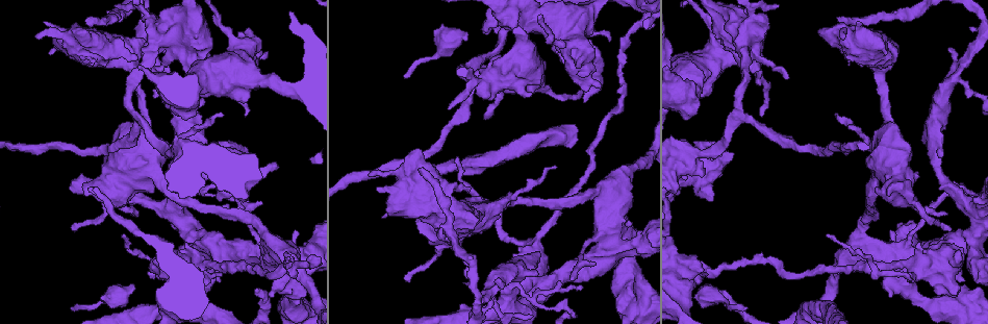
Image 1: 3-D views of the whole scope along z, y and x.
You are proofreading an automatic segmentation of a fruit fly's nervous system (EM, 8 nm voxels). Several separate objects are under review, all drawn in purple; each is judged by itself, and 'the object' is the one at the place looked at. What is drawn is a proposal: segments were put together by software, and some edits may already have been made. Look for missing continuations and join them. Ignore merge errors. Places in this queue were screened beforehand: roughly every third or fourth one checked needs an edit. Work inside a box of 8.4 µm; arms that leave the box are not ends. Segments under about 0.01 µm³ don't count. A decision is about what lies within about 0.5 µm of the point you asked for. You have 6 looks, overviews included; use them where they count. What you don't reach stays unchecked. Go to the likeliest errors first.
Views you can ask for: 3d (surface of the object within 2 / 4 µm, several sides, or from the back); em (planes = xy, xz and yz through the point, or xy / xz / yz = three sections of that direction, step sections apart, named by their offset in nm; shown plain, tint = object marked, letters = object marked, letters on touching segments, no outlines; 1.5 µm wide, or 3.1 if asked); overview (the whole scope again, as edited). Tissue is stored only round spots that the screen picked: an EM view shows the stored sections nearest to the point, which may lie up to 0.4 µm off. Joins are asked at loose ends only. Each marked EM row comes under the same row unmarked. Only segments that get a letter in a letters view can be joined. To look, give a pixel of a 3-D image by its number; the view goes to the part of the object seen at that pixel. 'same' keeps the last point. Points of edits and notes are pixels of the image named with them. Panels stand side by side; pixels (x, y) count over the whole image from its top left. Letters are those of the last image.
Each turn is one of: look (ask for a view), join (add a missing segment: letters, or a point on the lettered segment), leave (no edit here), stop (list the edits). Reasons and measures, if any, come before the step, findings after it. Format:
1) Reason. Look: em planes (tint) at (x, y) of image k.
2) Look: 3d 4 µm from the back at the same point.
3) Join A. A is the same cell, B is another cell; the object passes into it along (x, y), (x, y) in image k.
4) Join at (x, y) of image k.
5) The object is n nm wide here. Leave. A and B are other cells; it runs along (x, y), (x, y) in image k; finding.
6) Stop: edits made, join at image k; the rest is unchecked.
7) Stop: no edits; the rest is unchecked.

Stops while still wide. Look: em xy step 8 (tint) at (218, 276) of image 1.

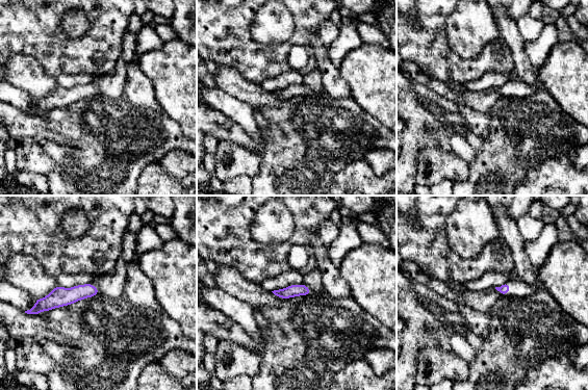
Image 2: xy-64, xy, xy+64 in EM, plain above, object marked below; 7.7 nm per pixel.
Cut it another way. Look: em planes (letters) at the same point.

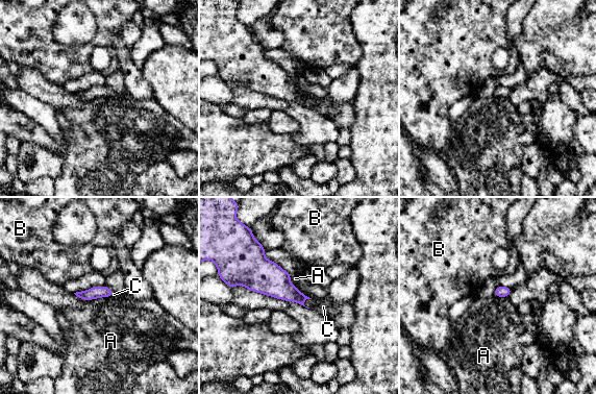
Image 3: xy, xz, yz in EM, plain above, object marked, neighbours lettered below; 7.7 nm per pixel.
Join at (323, 306) of image 3. C is the same cell, A and B are other cells; the object passes into it along (277, 286), (303, 304), (323, 306) in image 3; it goes on there.

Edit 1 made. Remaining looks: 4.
Redraw. Look: overview.

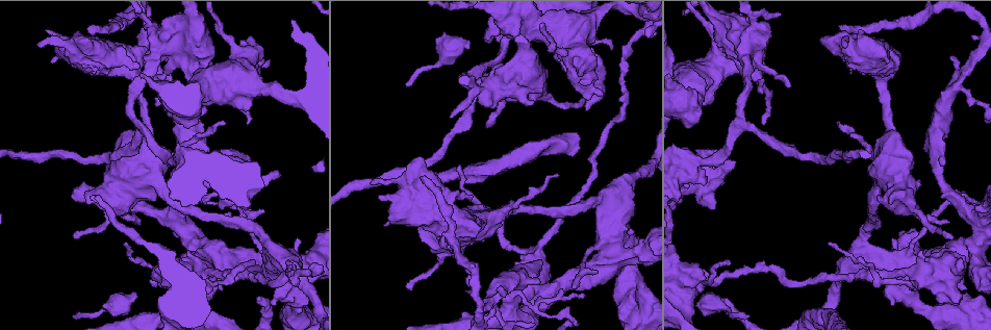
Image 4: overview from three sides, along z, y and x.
Thick end. Look: 3d 4 µm at (965, 289) of image 4.

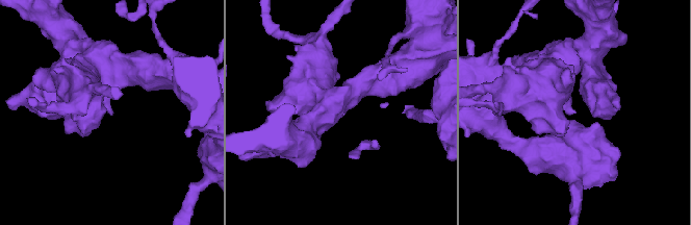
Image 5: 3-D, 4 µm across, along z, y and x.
Look: em yz step 8 (tint) at (574, 112) of image 5.

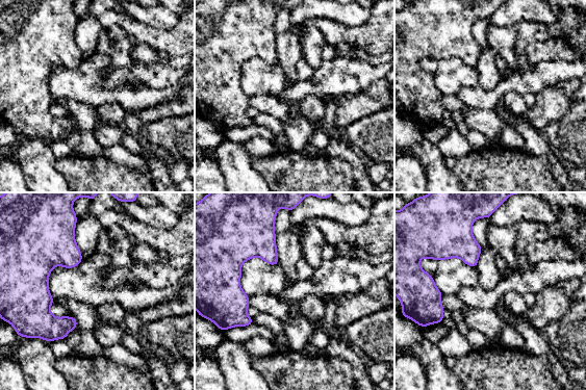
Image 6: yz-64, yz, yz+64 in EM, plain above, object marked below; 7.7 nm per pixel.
Cut it another way. Look: em planes (letters) at the same point.

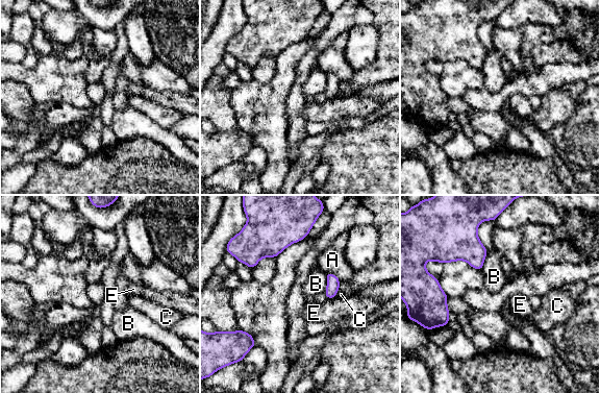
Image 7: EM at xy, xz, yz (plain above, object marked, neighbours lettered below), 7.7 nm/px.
Leave. A, B, C and E are other cells; a border runs along (339, 289), (334, 296) in image 7; none of them fits.

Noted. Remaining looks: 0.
Stop: edits made, join at image 3; the rest is unchecked.

